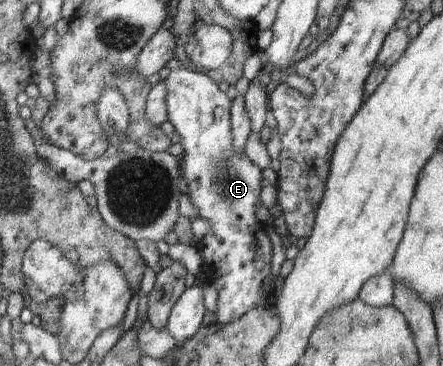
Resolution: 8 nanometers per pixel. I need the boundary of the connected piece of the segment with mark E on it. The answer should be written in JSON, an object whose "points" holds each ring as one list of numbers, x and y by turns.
{"points":[[182,66,179,70,171,71,164,82,167,84,168,121,175,128,183,146,179,162,182,177,189,188,188,197,199,209,198,218,206,219,210,225,210,230,198,241,199,251,204,261,200,271,207,276,207,282,213,283,213,287,217,289,218,300,214,310,217,322,231,323,246,314,252,307,269,305,266,301,267,295,263,298,265,290,262,285,271,277,272,245,265,224,255,216,257,204,261,204,260,193,265,182,261,174,262,169,234,148,230,120,232,101,225,92,219,90,218,84,208,75]]}

